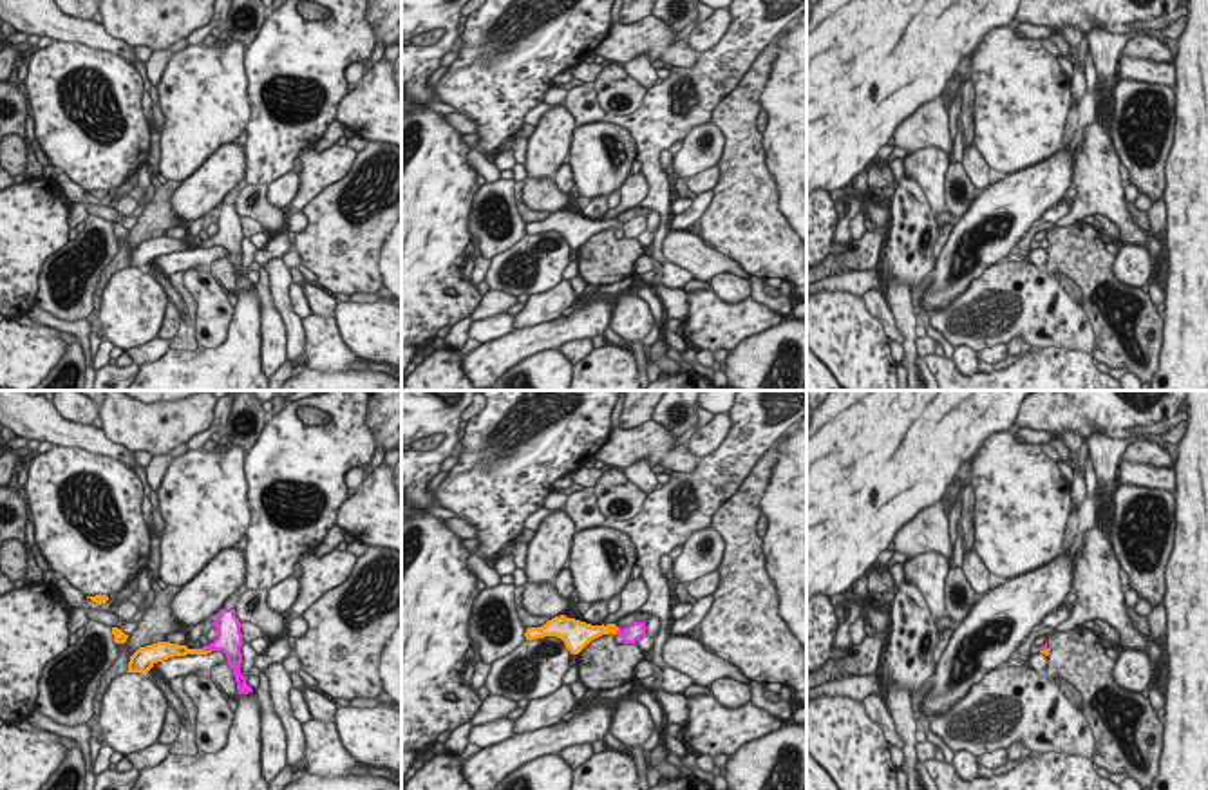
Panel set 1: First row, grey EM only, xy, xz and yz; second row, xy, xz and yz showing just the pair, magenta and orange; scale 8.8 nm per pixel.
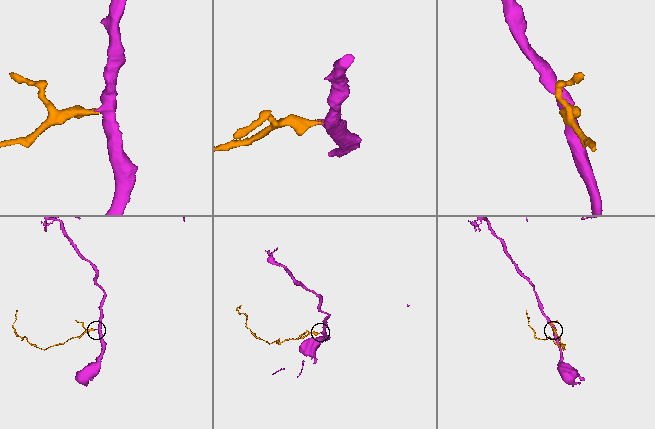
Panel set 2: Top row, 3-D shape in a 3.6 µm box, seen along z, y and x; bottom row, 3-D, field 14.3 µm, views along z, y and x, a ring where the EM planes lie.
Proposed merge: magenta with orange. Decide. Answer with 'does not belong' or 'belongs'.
belongs

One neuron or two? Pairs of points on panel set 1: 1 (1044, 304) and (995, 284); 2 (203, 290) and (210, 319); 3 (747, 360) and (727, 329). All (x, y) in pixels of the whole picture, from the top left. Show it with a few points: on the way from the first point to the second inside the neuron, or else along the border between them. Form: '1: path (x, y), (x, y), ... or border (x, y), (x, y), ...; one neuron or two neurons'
1: path (1031, 291), (1019, 279), (1008, 284); one neuron
2: path (210, 297), (210, 311); one neuron
3: border (776, 324), (749, 335), (729, 353); two neurons

